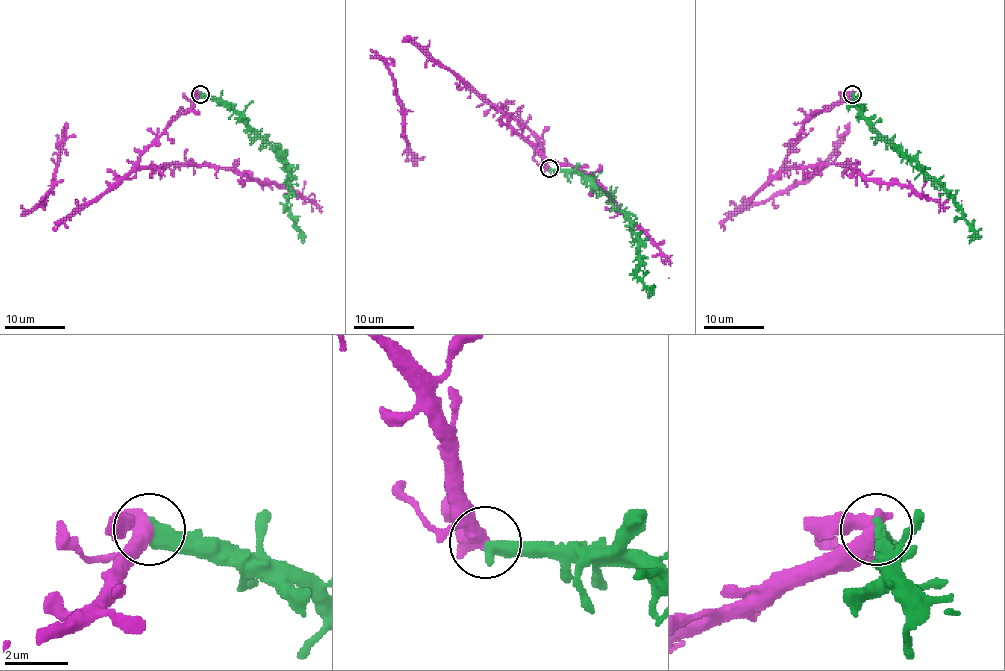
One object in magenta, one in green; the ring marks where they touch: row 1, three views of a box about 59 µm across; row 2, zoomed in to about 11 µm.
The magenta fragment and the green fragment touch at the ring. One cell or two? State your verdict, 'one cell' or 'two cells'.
two cells

